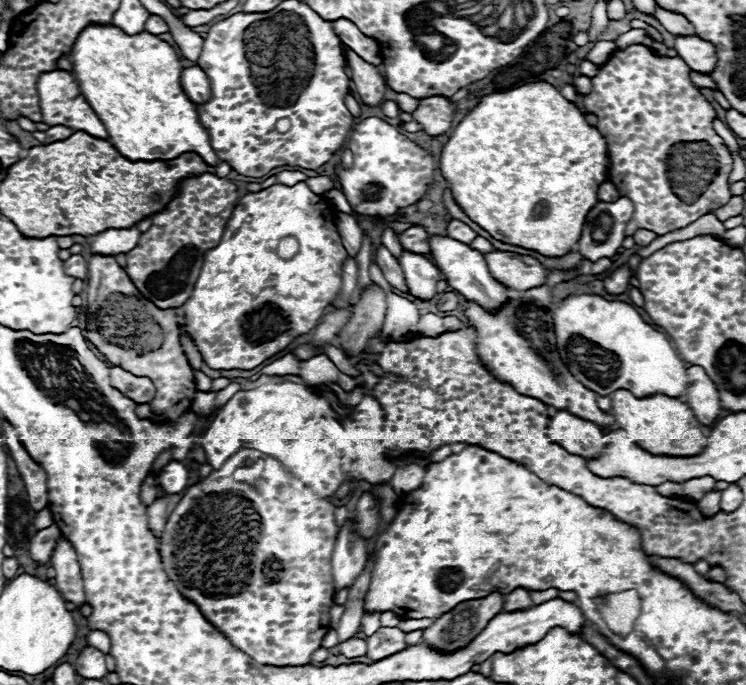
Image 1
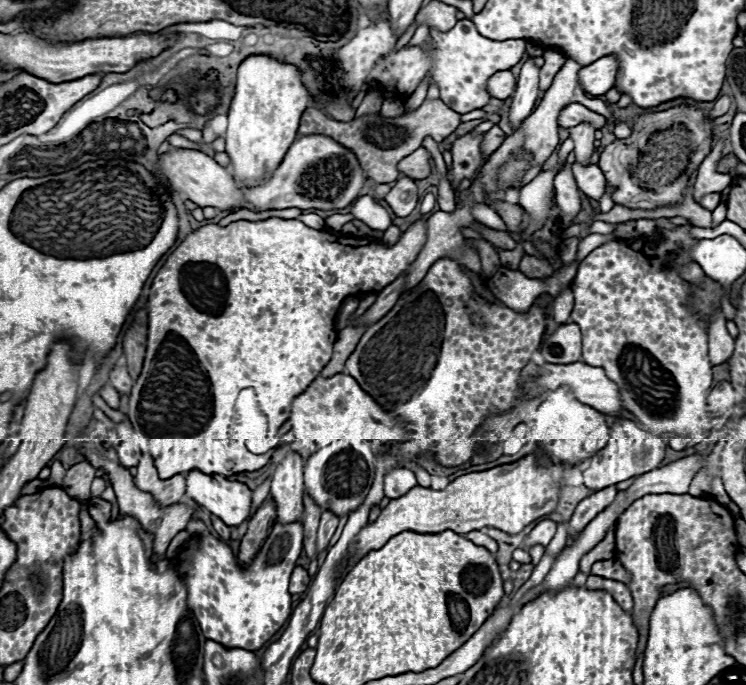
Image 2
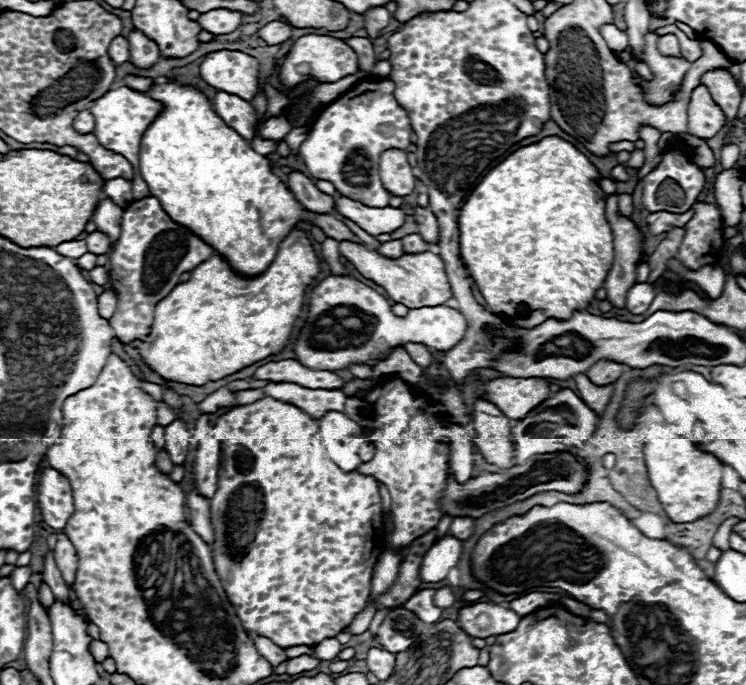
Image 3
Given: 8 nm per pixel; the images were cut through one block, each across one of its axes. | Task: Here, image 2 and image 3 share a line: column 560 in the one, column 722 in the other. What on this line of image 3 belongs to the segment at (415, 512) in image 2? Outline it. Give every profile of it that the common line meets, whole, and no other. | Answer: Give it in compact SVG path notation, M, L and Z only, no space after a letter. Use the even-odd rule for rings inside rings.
M656 426L648 432L644 462L648 478L658 492L660 504L674 522L694 522L696 518L702 518L714 510L720 498L724 472L724 464L714 454L698 450L686 436L676 436L664 426Z

